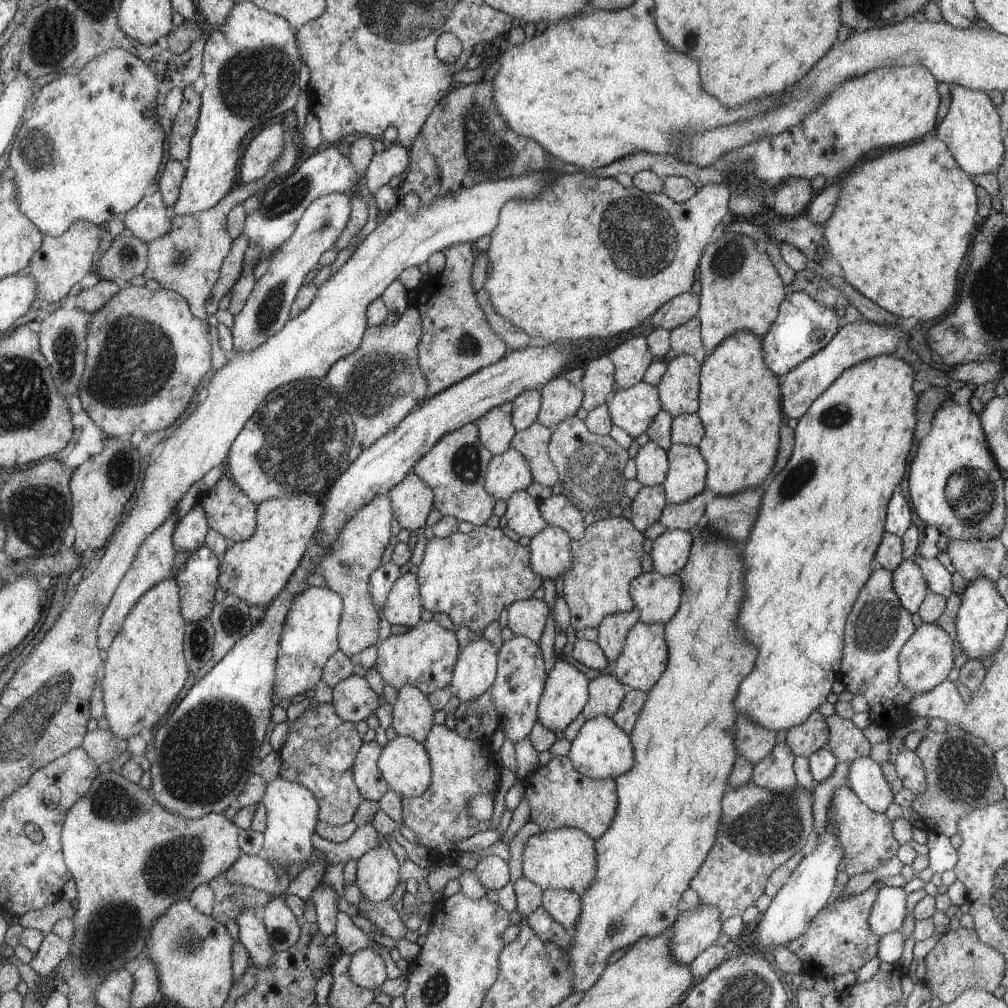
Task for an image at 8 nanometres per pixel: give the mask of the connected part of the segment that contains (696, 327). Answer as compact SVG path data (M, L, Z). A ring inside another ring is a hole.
M692 317L690 321L670 331L670 348L675 354L695 355L703 364L709 356L701 338L701 326L698 317Z

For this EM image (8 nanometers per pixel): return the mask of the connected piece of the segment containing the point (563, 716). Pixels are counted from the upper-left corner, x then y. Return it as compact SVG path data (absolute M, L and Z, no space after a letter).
M562 659L551 670L539 702L538 720L552 732L564 732L589 701L588 678Z

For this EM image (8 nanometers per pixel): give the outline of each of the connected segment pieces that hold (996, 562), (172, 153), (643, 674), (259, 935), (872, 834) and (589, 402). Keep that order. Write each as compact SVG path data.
M999 538L992 540L951 540L947 549L956 572L966 580L974 582L978 576L989 578L992 582L998 582L1002 578L1001 567L1005 564L1007 549Z
M192 85L183 90L182 104L168 135L169 158L185 163L190 156L191 138L195 136L202 104L200 94Z
M639 621L639 624L628 633L626 648L614 664L614 675L624 686L648 692L658 682L662 672L666 670L666 658L669 657L666 652L668 652L666 626Z
M244 908L232 926L236 930L237 938L248 951L250 962L260 968L272 966L275 949L271 945L267 925L260 913L254 908Z
M848 785L835 790L827 816L828 823L836 826L836 832L839 834L840 844L844 849L842 869L849 877L871 872L884 860L896 856L898 842L894 840L895 832L891 819L887 814L873 811Z
M607 355L592 360L586 366L584 375L578 384L587 393L587 396L583 398L585 410L594 410L610 399L612 390L614 390L614 376L614 364L610 362Z

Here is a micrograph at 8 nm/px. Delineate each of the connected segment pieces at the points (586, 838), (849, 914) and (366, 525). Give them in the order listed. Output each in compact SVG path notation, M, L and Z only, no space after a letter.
M564 827L542 831L526 840L526 848L522 852L522 876L542 890L569 890L582 896L591 888L597 874L598 852L595 850L595 839L587 831Z
M874 883L874 886L861 894L847 896L843 889L837 890L827 908L816 914L811 928L787 946L788 950L800 959L804 972L814 978L833 978L834 974L857 971L876 956L881 936L871 929L870 916L879 894L878 888L880 884Z
M387 494L376 496L372 502L368 502L362 510L359 510L359 513L344 526L344 530L340 532L340 538L332 546L332 550L328 550L328 554L324 554L324 558L320 558L319 565L315 570L318 575L325 578L330 590L343 597L344 614L343 621L340 622L339 639L340 650L348 658L352 658L380 642L378 623L382 614L372 602L369 580L372 572L382 566L384 550L392 538L390 526L394 520L394 516L392 516L394 504L390 504L388 497Z

